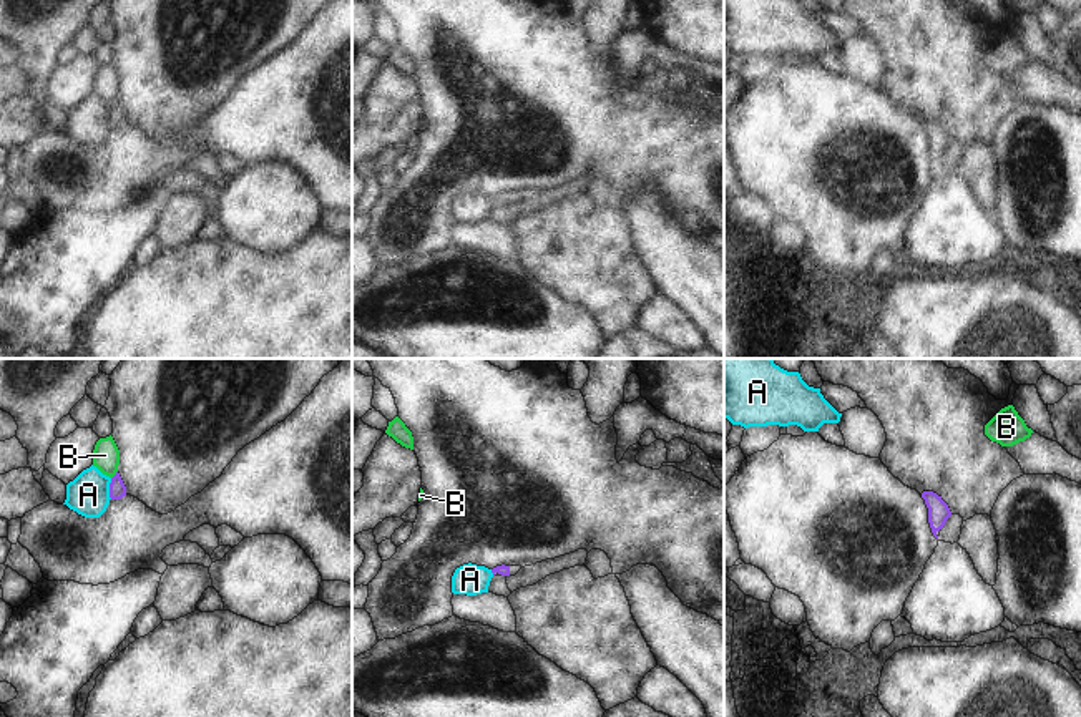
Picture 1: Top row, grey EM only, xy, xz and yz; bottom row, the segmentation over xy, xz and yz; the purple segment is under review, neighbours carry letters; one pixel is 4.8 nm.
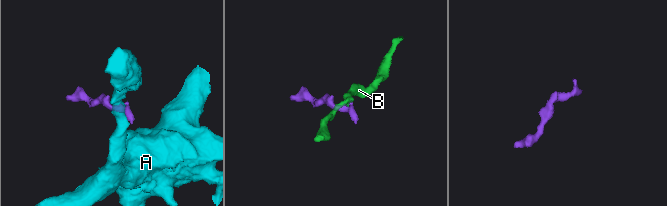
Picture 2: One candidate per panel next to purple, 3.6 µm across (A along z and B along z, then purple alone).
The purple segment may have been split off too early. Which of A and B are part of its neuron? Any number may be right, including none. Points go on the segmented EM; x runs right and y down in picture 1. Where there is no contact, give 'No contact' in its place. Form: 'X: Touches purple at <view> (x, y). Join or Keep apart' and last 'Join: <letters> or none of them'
A: Touches purple at xy (110, 488). Keep apart
B: Touches purple at xy (115, 475). Keep apart
Join: none of them.

